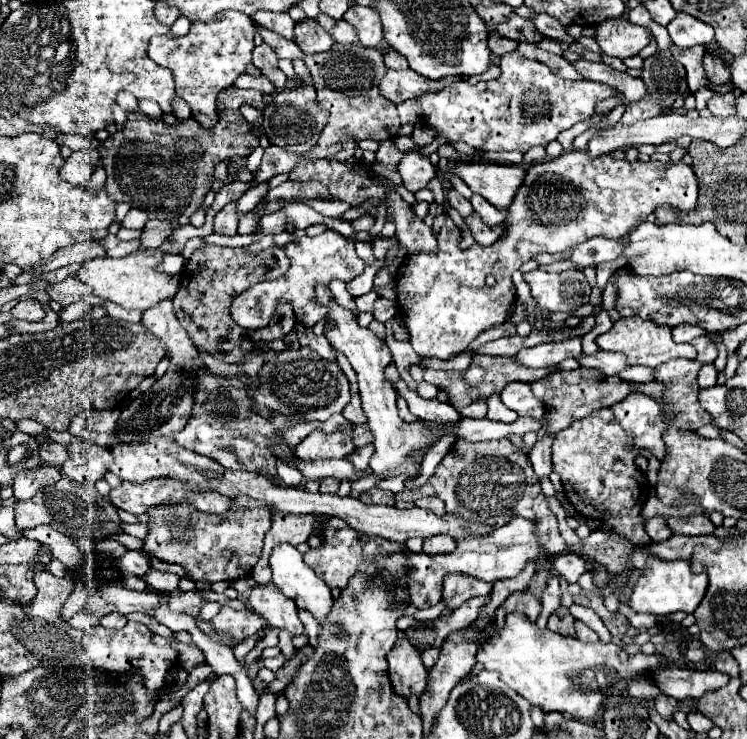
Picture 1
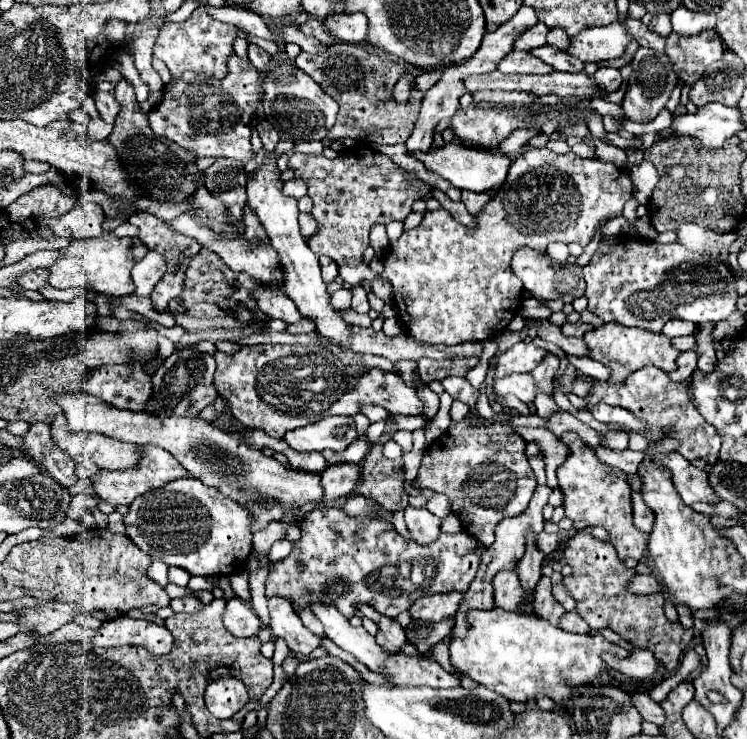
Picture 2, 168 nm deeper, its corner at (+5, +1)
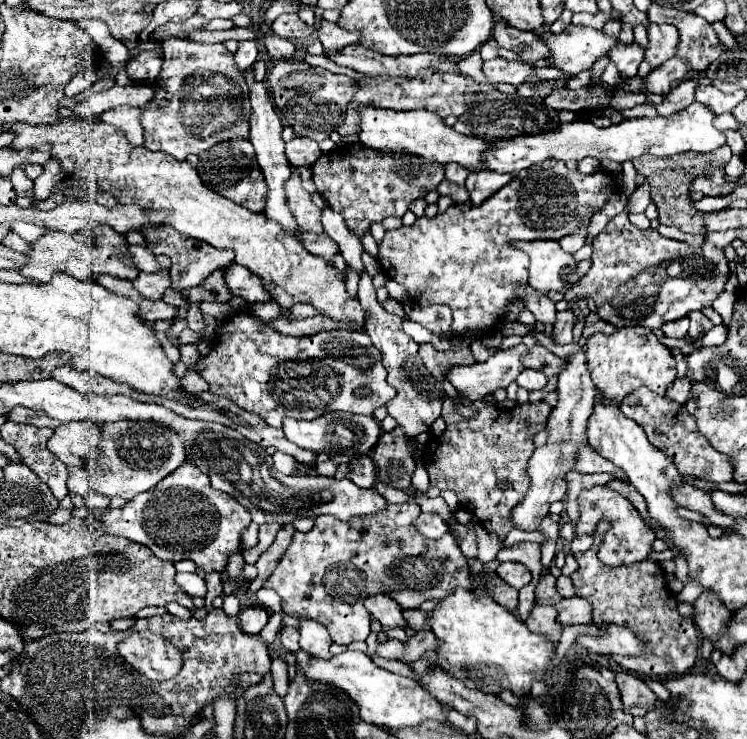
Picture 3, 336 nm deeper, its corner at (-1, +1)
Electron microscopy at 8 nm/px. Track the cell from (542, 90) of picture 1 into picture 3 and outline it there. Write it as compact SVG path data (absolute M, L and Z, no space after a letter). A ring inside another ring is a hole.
M618 44L616 48L612 48L610 54L612 54L612 56L608 56L610 62L614 62L618 72L628 78L636 76L638 64L644 60L644 48L640 48L638 44L630 44L630 46Z

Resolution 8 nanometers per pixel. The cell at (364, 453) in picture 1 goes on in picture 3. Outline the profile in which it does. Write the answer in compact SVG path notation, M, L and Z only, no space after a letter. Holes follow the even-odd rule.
M320 452L318 454L318 458L316 458L316 474L320 474L320 476L334 476L334 472L336 472L336 464L330 460L330 454L328 452Z

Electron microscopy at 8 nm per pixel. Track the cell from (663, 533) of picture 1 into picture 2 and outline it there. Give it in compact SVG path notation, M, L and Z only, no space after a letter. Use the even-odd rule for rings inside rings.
M632 490L630 496L632 496L632 510L634 510L634 524L642 532L650 532L650 524L652 524L652 512L650 512L650 508L646 508L640 492Z

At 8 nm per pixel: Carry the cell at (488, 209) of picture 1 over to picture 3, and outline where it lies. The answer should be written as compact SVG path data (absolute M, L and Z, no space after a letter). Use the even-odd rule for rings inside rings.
M492 170L468 174L468 178L466 178L466 190L470 192L472 204L480 206L494 192L498 192L502 186L506 186L512 178L514 178L512 174L498 174L498 172L492 172Z

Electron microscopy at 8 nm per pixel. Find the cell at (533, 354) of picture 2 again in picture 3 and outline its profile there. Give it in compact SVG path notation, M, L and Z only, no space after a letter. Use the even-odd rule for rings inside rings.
M518 344L510 350L498 350L486 362L452 368L448 372L448 380L470 400L478 400L480 396L488 396L498 388L508 388L508 384L514 382L524 370L522 356L526 352L528 350L524 344Z

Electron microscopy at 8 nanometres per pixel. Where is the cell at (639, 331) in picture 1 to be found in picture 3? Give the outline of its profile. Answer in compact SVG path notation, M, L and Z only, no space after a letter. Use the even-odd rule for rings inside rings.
M628 326L612 334L594 334L584 342L584 346L592 380L606 398L622 402L624 396L640 386L648 386L656 394L666 394L670 384L676 380L676 360L670 348L666 348L648 328Z

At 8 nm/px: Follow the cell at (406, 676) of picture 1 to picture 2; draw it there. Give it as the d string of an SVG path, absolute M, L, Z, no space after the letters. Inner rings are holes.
M360 604L358 610L360 610L364 616L368 616L372 622L376 622L376 626L378 626L376 640L378 640L378 644L382 644L382 646L384 646L386 650L390 650L390 652L398 652L400 646L402 646L404 640L406 640L406 634L404 634L404 630L402 630L402 626L400 626L394 618L388 618L388 616L376 612L370 604Z

